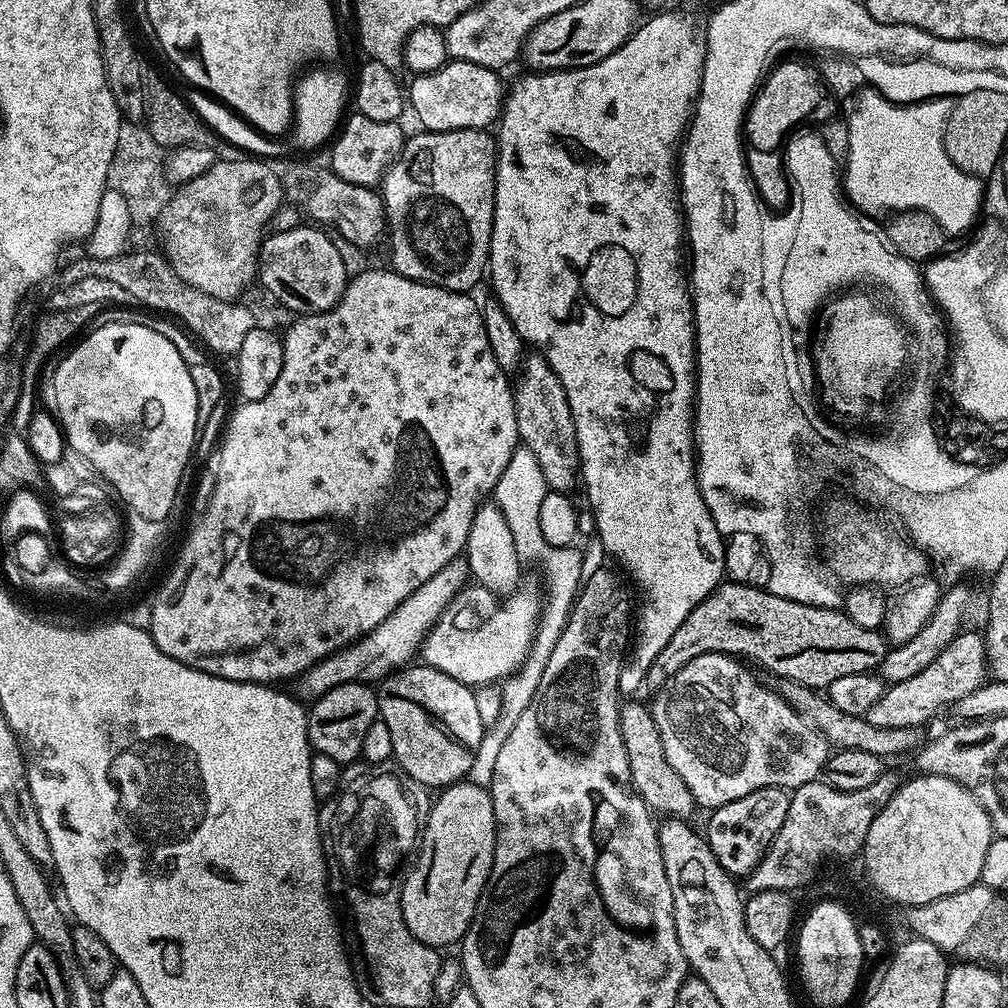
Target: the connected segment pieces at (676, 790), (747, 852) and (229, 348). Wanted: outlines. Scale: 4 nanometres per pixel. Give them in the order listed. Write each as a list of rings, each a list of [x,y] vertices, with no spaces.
[[[632,698],[620,706],[620,733],[626,746],[626,762],[630,762],[631,785],[653,813],[668,812],[664,814],[672,818],[688,818],[692,811],[697,811],[696,799],[692,797],[690,786],[682,782],[682,774],[678,774],[666,758],[666,741],[658,734],[651,707],[638,701]]]
[[[782,788],[754,790],[754,794],[726,802],[726,806],[709,815],[712,816],[706,831],[709,848],[733,878],[747,877],[762,862],[766,850],[774,842],[774,834],[778,834],[778,830],[782,830],[782,822],[786,822],[788,797],[789,793]]]
[[[127,250],[118,257],[105,260],[90,255],[85,255],[83,259],[72,260],[68,265],[65,263],[59,269],[54,284],[63,290],[79,285],[82,280],[100,280],[99,282],[104,284],[122,286],[124,295],[129,301],[137,300],[132,302],[153,313],[167,314],[175,318],[201,345],[204,343],[212,352],[221,352],[228,358],[235,357],[236,352],[242,350],[242,342],[246,339],[246,334],[250,334],[250,330],[257,327],[258,320],[252,317],[251,310],[244,305],[244,302],[210,298],[210,294],[202,294],[202,290],[194,290],[194,286],[182,282],[182,278],[174,274],[174,270],[159,251]]]

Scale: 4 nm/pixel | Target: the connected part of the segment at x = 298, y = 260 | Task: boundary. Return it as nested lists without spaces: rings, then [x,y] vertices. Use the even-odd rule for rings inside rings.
[[[297,226],[291,228],[290,230],[286,230],[285,232],[273,231],[271,235],[269,235],[267,239],[265,239],[264,243],[260,245],[260,262],[258,265],[259,283],[264,283],[265,290],[268,291],[269,294],[272,295],[278,303],[285,304],[285,306],[288,307],[290,311],[292,311],[292,314],[307,314],[309,312],[325,312],[326,310],[330,310],[342,298],[344,288],[345,286],[347,286],[350,279],[350,271],[348,272],[347,266],[344,265],[344,256],[342,253],[340,253],[339,246],[341,247],[341,245],[337,243],[335,239],[333,239],[334,241],[332,241],[326,233],[319,232],[319,230],[324,231],[319,227],[316,227],[317,229],[304,227],[305,226]]]

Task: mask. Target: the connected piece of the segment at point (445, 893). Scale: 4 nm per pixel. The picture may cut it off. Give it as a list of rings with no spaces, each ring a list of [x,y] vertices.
[[[457,782],[447,785],[437,796],[440,797],[432,813],[429,816],[427,813],[422,824],[416,865],[402,881],[400,905],[410,934],[414,934],[418,942],[444,950],[447,944],[459,945],[472,924],[494,862],[496,823],[492,793],[488,788]]]

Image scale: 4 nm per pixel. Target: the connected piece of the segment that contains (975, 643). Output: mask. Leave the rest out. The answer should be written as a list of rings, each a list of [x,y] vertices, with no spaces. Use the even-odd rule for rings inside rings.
[[[961,631],[960,635],[952,639],[950,646],[946,646],[946,650],[942,650],[942,654],[938,654],[938,658],[934,658],[934,662],[930,662],[926,670],[922,670],[922,674],[914,674],[914,678],[906,678],[906,682],[887,685],[882,698],[878,698],[874,706],[870,706],[867,720],[874,726],[891,728],[924,726],[935,712],[978,690],[986,680],[984,638],[979,631],[968,631]]]

